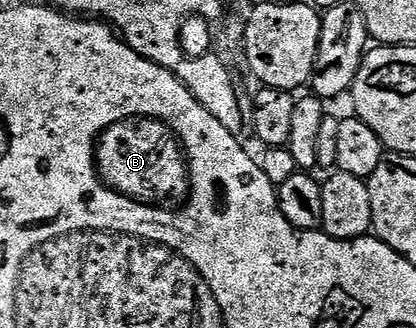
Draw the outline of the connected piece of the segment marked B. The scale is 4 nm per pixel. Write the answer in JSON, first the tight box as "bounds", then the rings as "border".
{"bounds":[96,118,190,204],"border":[[[124,118],[106,128],[96,144],[96,168],[105,186],[145,204],[164,204],[172,197],[183,199],[190,185],[188,163],[180,139],[159,118]]]}

